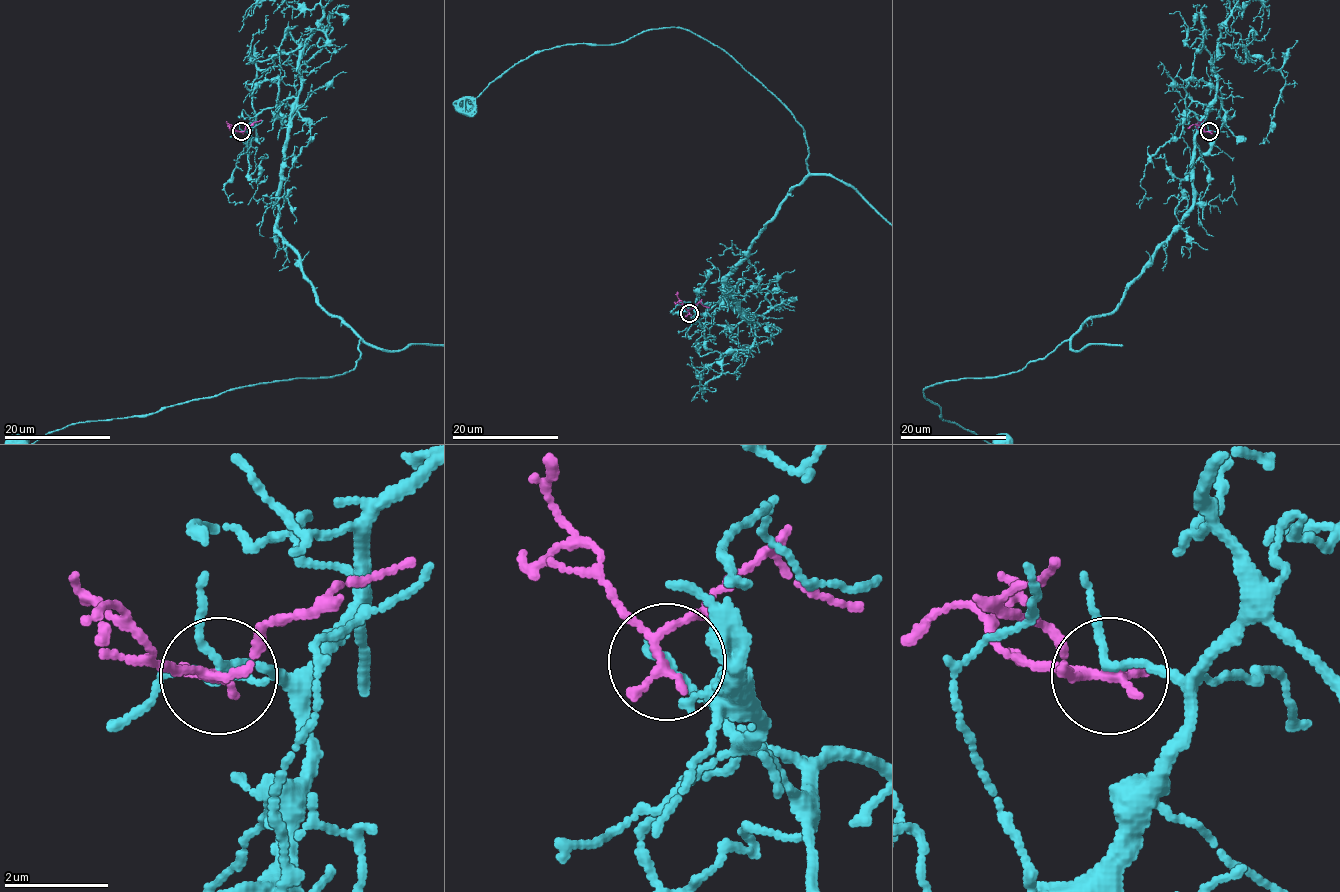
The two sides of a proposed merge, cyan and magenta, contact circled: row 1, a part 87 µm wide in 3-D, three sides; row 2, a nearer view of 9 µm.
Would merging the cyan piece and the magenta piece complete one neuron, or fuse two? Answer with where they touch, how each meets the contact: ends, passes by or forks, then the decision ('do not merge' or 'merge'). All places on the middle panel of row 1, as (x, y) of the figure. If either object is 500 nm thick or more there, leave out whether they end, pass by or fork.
(689, 313) | cyan passes by | magenta passes by | do not merge

